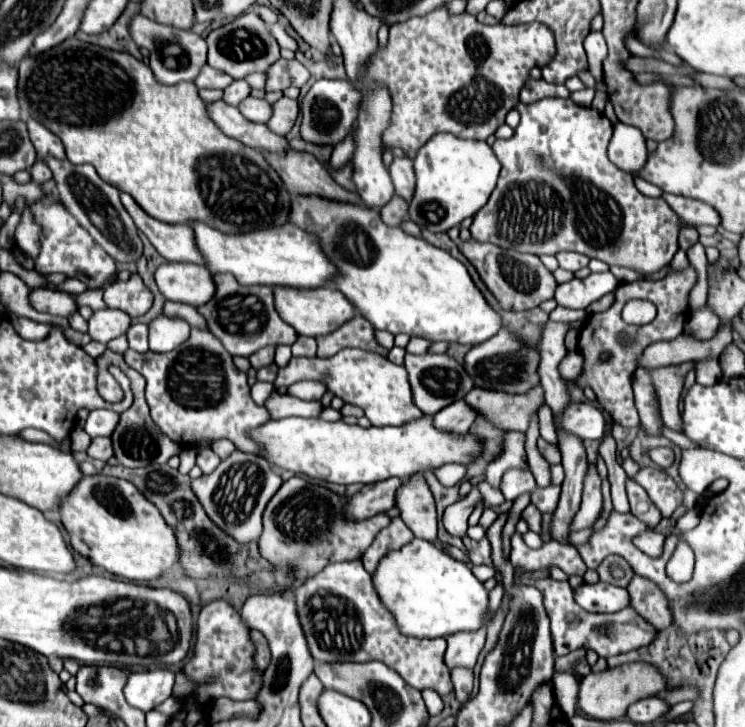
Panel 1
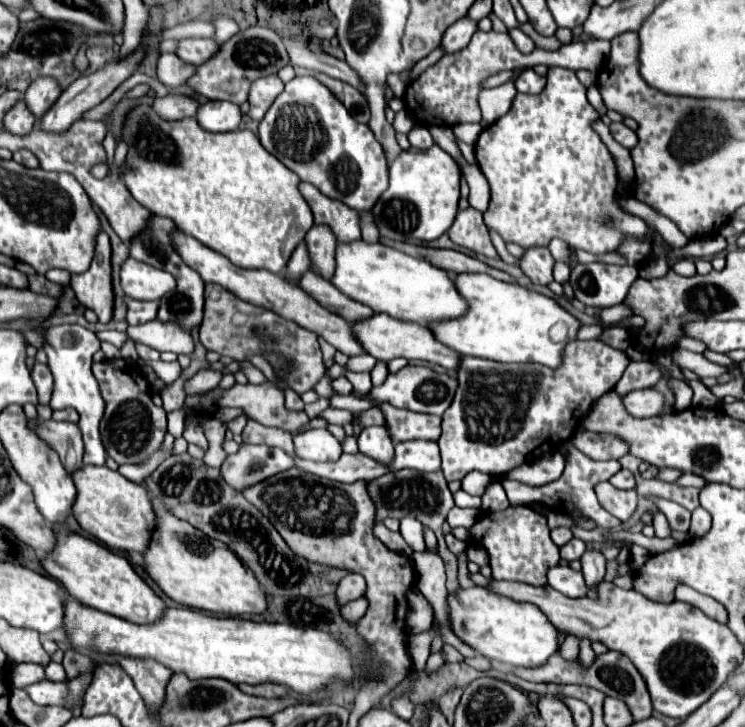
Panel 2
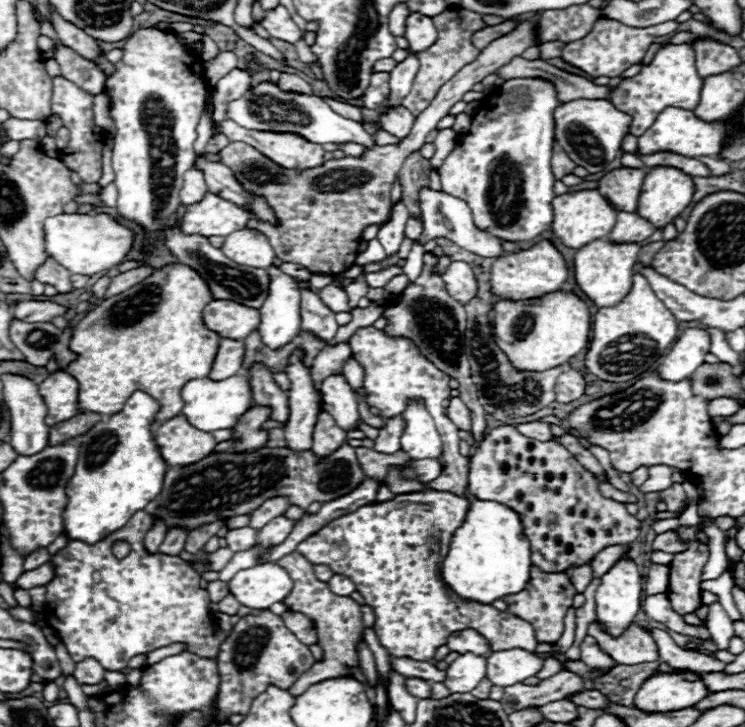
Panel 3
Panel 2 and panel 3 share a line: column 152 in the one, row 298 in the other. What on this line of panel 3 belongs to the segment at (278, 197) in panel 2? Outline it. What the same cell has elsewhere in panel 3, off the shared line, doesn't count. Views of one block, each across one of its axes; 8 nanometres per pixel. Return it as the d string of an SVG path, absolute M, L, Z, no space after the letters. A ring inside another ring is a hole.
M166 264L156 268L154 274L132 286L132 290L126 290L126 294L98 302L96 308L76 324L70 346L70 350L80 356L68 368L68 372L80 382L80 412L98 412L108 416L118 414L134 390L144 390L160 402L160 422L178 416L184 408L184 400L180 396L182 386L194 378L210 374L220 346L220 336L206 328L202 320L202 312L210 302L212 292L206 280L194 268L184 264Z

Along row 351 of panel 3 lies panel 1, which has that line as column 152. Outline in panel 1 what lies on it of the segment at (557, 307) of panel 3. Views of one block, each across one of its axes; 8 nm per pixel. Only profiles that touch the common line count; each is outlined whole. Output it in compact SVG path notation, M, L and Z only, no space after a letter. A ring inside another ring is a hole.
M104 474L84 476L68 498L60 504L62 524L70 534L70 544L92 564L130 582L152 582L178 564L180 548L176 534L168 528L156 504L152 504L134 484Z

